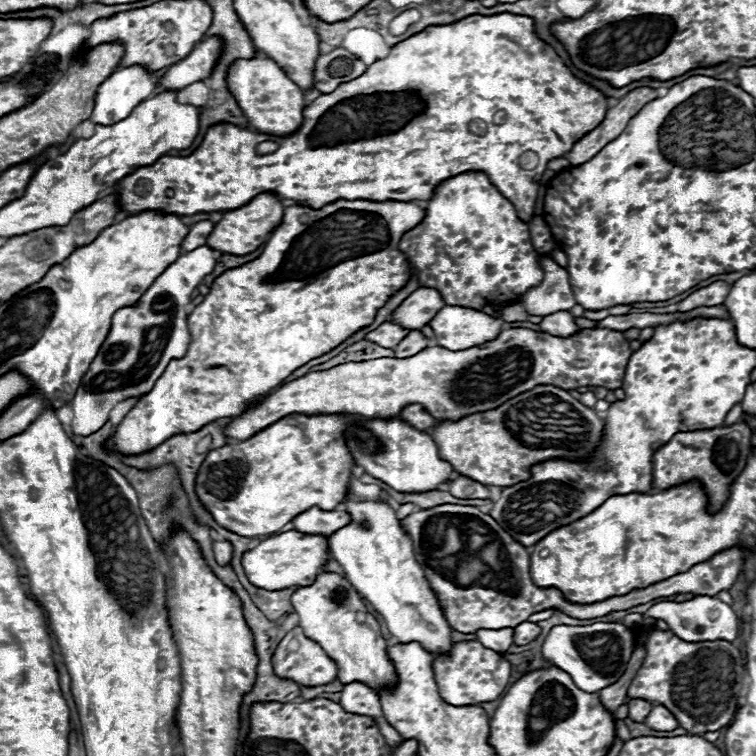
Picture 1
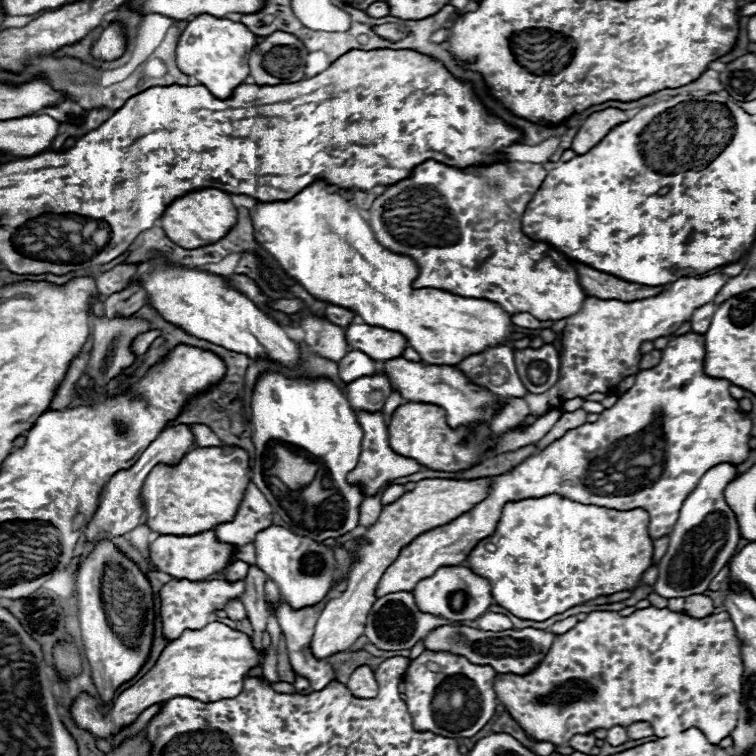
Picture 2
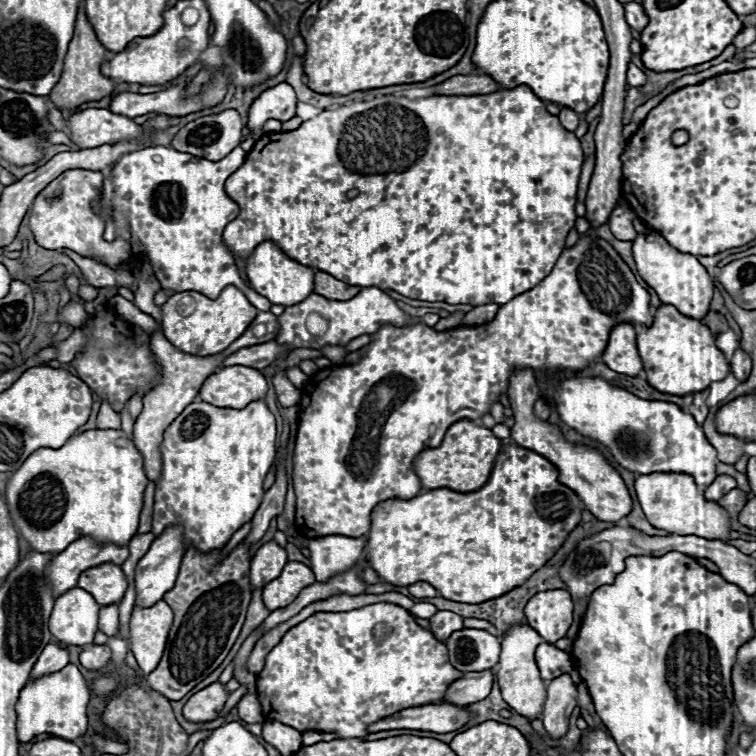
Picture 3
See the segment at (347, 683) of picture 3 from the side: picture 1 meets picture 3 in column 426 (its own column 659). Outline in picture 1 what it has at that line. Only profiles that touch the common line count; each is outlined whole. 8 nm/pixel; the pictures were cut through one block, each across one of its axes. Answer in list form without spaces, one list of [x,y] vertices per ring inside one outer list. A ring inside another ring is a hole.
[[[654,630],[646,640],[646,660],[630,684],[628,696],[642,698],[652,704],[664,704],[676,716],[678,724],[690,734],[714,732],[734,720],[734,714],[738,710],[738,698],[744,696],[744,672],[744,656],[732,642],[684,642],[670,630]]]

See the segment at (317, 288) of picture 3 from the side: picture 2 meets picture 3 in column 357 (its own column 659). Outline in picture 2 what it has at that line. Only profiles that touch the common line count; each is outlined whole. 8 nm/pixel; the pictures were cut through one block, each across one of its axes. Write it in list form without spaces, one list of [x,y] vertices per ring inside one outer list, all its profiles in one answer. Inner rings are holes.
[[[574,262],[578,280],[582,288],[586,290],[588,296],[596,296],[602,300],[620,300],[620,302],[634,302],[634,300],[644,300],[662,294],[668,286],[642,286],[642,284],[632,284],[626,280],[620,280],[612,274],[598,272],[590,266],[584,266],[580,262]]]

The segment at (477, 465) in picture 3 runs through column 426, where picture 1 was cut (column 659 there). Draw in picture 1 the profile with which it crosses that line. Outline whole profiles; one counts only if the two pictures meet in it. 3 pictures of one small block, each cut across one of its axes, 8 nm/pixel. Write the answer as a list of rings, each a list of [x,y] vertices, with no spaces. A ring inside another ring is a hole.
[[[740,420],[732,426],[718,426],[712,430],[678,432],[668,444],[664,444],[652,458],[652,488],[664,490],[688,480],[700,480],[710,496],[710,512],[722,508],[728,498],[730,482],[740,474],[750,450],[750,426]]]

